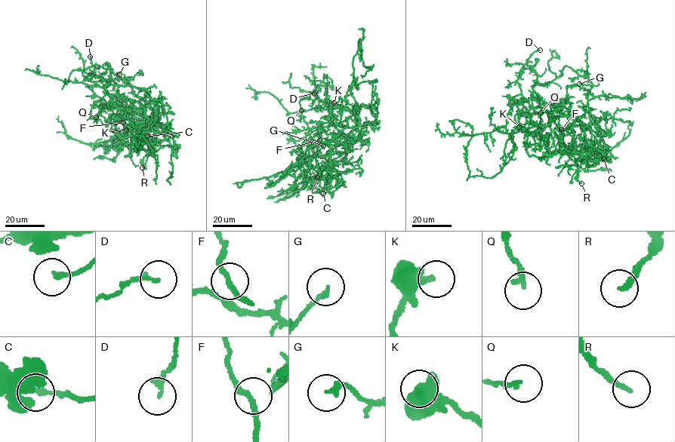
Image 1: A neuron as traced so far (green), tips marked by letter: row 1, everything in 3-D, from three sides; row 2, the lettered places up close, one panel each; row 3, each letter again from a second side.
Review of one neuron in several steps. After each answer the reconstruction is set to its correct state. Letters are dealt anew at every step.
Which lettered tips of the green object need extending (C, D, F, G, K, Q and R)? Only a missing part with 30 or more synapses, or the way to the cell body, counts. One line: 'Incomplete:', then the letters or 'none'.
Incomplete: none

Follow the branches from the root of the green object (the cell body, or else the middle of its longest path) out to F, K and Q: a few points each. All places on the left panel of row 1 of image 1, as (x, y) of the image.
F: (152, 124), (152, 118), (159, 112), (152, 102), (142, 110), (125, 107), (119, 109), (118, 115), (123, 122)
K: (152, 124), (158, 127), (146, 125), (135, 130), (142, 148), (151, 150), (138, 127), (127, 133), (126, 130)
Q: (152, 124), (159, 112), (152, 102), (135, 111), (124, 105), (108, 109), (96, 102), (90, 112), (96, 117)

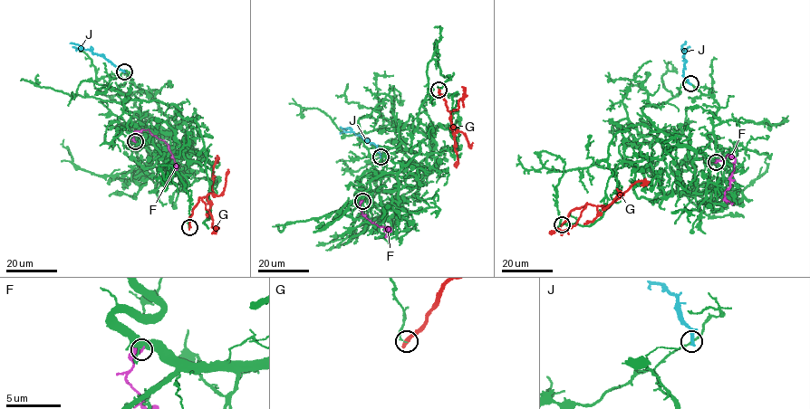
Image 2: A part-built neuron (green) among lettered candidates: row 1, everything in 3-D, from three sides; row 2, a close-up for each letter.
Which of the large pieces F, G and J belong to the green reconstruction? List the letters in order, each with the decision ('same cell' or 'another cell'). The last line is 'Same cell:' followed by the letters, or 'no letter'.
F: another cell
G: another cell
J: another cell
Same cell: no letter

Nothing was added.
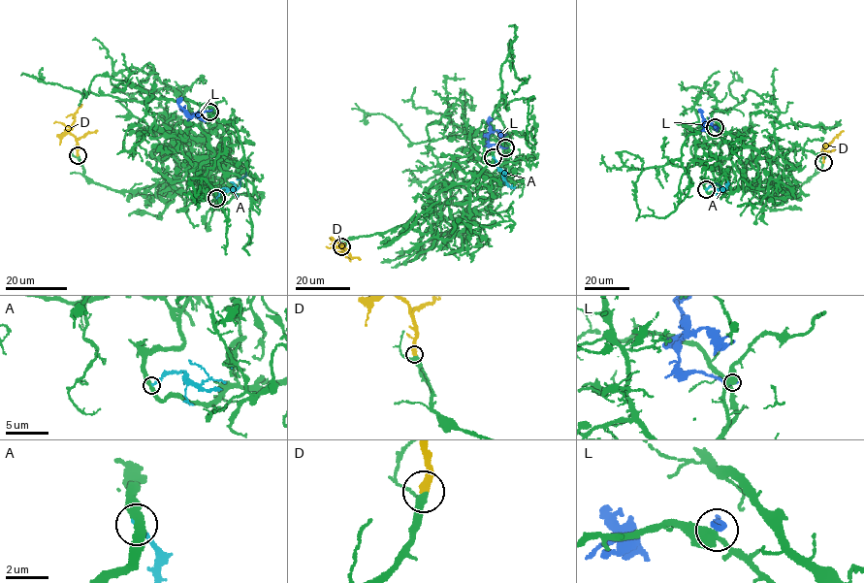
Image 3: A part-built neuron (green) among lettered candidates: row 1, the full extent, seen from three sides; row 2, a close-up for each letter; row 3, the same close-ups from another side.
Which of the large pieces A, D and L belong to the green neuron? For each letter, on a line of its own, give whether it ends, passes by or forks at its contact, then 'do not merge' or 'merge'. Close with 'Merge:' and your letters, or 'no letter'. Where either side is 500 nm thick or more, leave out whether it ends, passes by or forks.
A: it ends | do not merge
D: it ends | merge
L: do not merge
Merge: D

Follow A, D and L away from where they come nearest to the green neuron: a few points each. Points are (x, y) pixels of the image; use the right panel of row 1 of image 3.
A: (706, 189), (714, 185), (723, 190), (727, 180)
D: (823, 162), (825, 146), (844, 131)
L: (715, 127), (705, 121), (699, 109)

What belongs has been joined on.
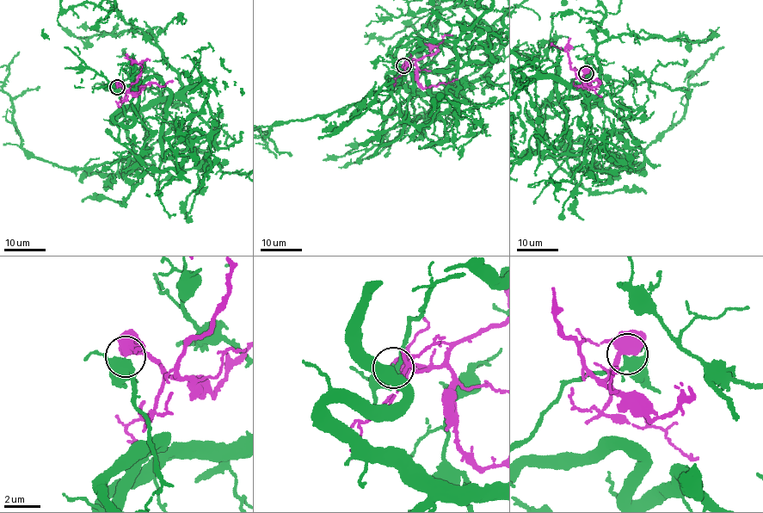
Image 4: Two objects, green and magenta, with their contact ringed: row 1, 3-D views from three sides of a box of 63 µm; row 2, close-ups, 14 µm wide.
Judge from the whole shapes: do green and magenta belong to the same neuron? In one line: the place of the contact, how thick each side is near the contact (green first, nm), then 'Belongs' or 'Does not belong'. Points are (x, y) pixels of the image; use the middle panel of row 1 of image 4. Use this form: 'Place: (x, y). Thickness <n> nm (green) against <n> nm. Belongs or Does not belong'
Place: (403, 65). Thickness 360 nm (green) against 480 nm. Does not belong

